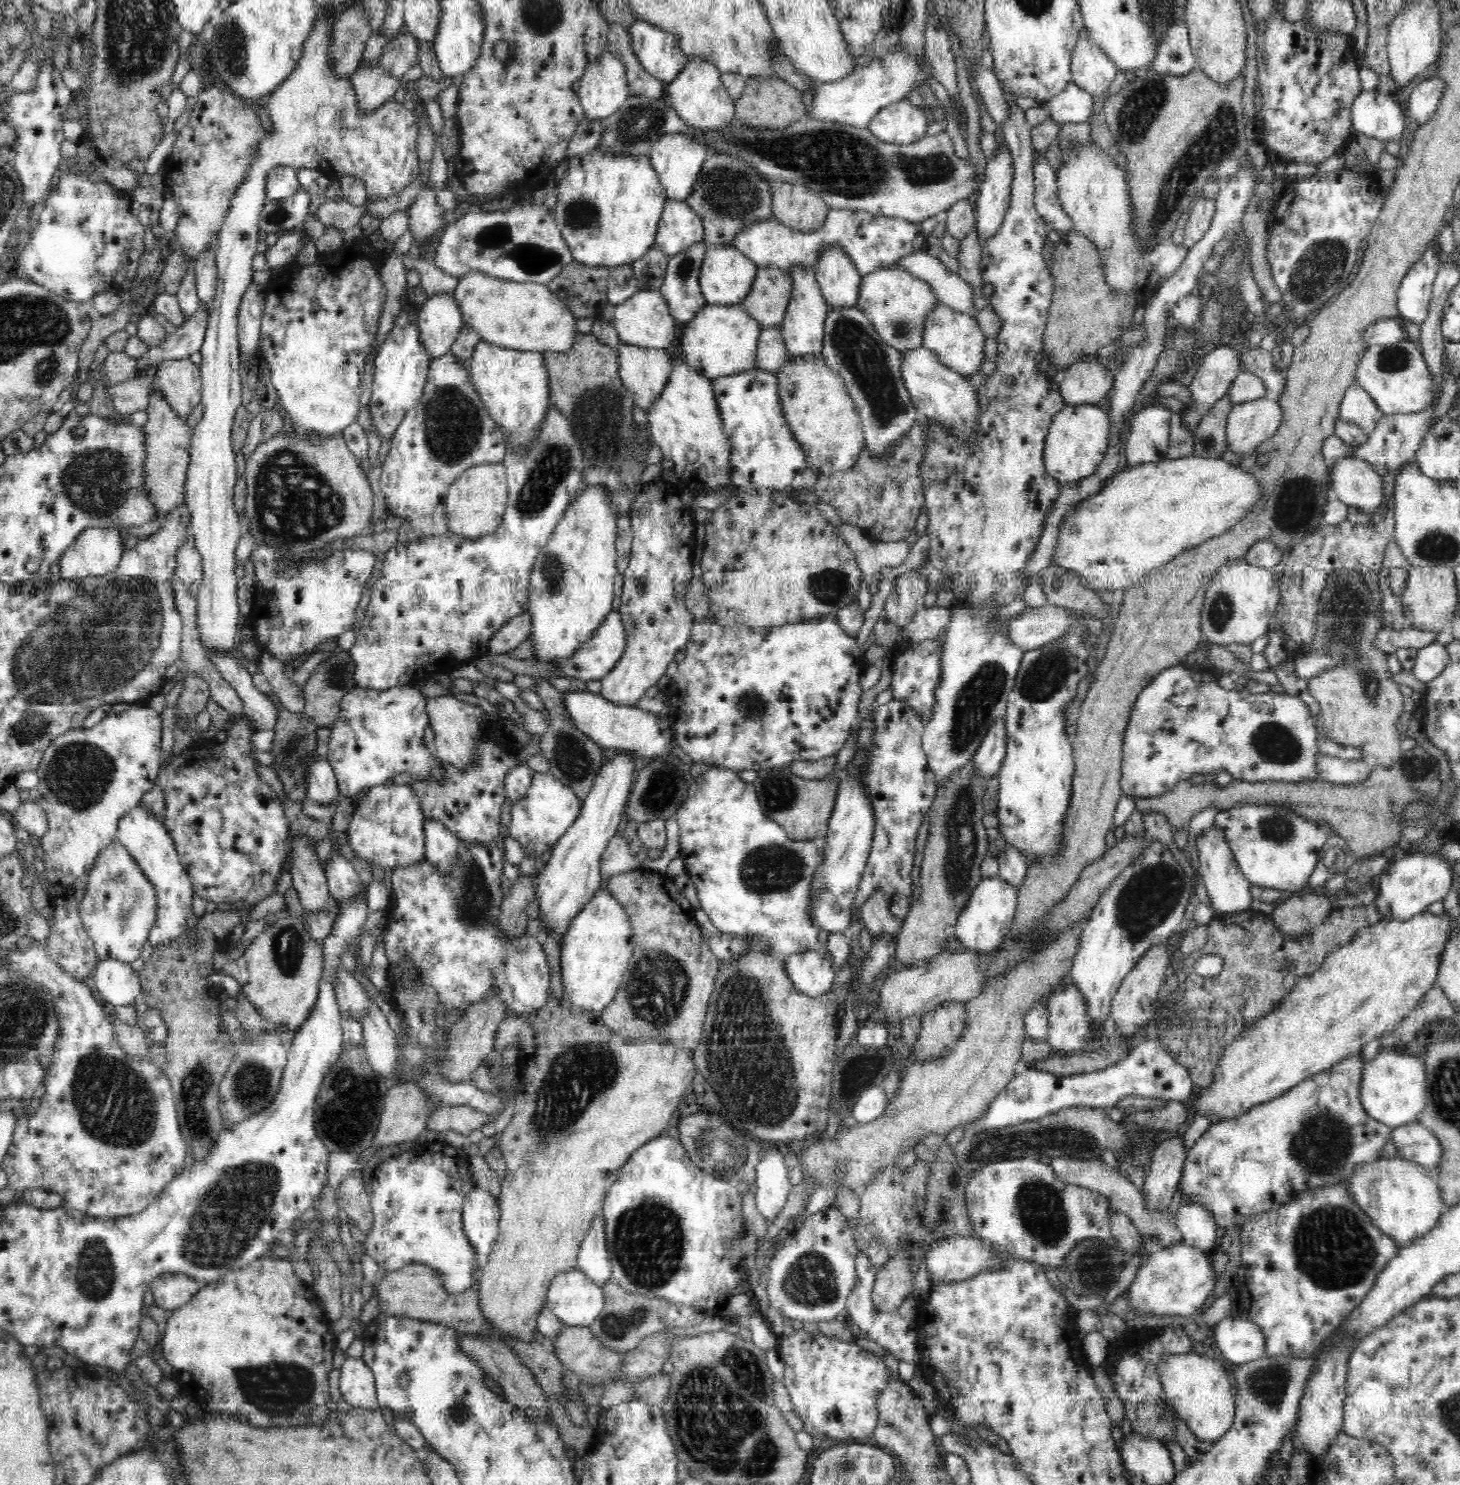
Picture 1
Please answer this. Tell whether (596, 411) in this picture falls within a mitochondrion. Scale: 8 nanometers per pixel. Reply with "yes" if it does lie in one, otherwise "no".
yes

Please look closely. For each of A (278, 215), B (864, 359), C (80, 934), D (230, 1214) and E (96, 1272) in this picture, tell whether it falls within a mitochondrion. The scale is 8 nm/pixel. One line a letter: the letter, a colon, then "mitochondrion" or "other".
A: mitochondrion
B: mitochondrion
C: other
D: mitochondrion
E: mitochondrion

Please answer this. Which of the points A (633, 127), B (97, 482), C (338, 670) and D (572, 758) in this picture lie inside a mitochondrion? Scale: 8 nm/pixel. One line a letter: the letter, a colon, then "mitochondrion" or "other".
A: mitochondrion
B: mitochondrion
C: mitochondrion
D: mitochondrion

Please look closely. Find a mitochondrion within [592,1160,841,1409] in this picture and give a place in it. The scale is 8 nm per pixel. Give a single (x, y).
(648, 1241)

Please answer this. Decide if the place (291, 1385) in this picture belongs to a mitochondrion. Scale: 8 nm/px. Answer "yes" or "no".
yes

